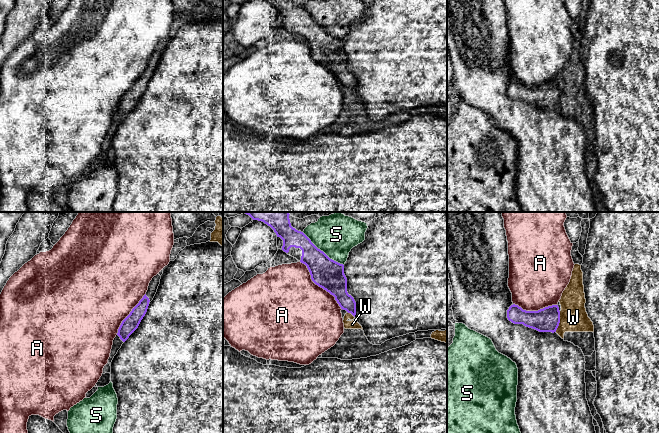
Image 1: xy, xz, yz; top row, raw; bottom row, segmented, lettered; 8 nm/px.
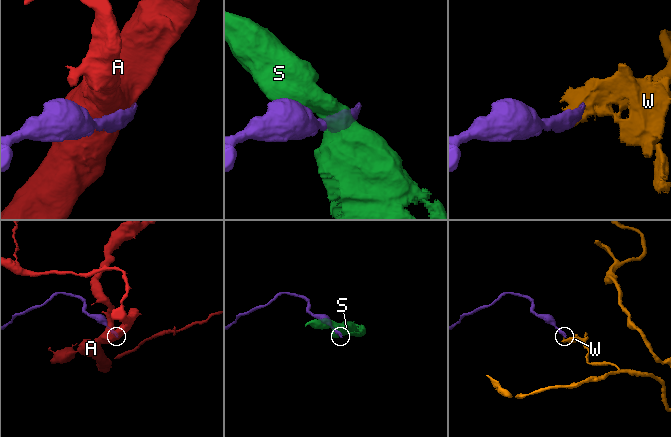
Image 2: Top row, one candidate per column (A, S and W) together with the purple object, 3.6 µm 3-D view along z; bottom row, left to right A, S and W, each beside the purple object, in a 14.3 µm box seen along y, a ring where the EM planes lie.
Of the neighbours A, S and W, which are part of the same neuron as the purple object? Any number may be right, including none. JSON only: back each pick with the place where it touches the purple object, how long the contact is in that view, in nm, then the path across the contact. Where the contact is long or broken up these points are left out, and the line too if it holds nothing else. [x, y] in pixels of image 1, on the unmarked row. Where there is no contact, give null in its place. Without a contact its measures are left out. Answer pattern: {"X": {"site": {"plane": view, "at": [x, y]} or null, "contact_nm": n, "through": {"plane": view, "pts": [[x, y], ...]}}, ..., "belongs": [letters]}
{"W": {"site": {"plane": "yz", "at": [559, 97]}, "contact_nm": 170, "through": {"plane": "yz", "pts": [[547, 95], [559, 97], [565, 97], [573, 93]]}}, "belongs": ["W"]}

